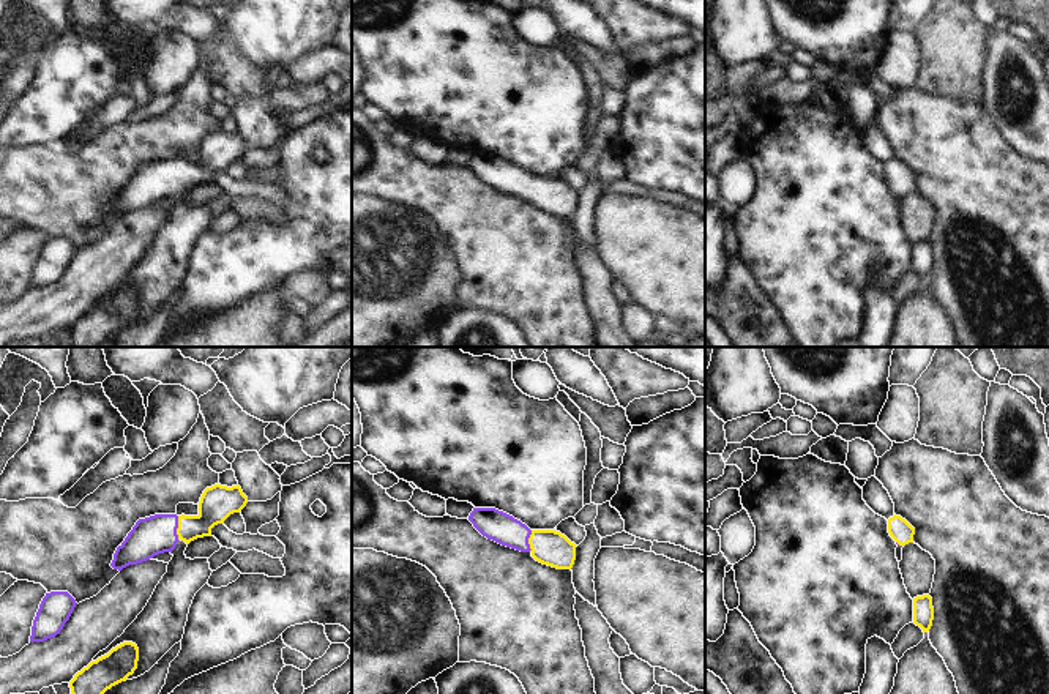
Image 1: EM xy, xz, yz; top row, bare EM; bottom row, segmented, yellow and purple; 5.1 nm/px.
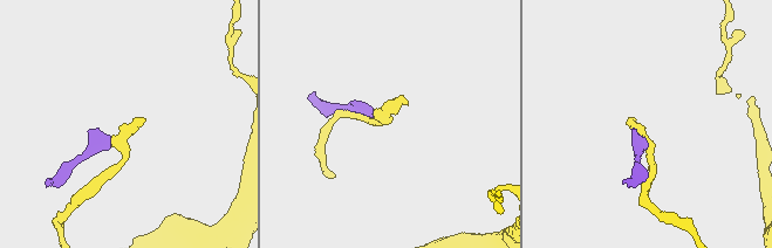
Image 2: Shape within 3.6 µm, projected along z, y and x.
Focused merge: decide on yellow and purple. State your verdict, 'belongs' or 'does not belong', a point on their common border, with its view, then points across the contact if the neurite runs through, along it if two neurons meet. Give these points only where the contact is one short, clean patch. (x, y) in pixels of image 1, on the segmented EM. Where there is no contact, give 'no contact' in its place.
belongs; contact xy (179, 527); way xy (218, 502), (193, 527), (179, 527), (169, 527), (153, 535)

